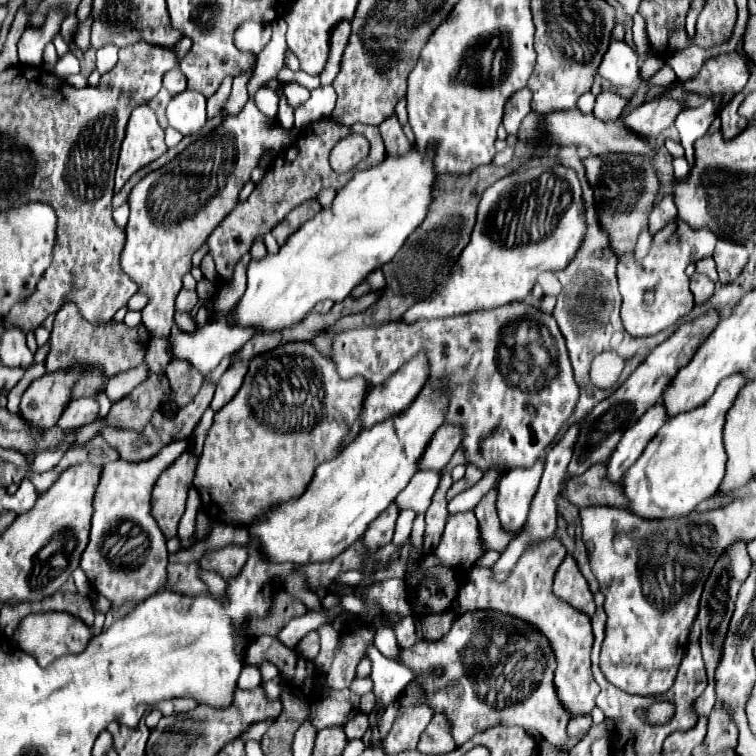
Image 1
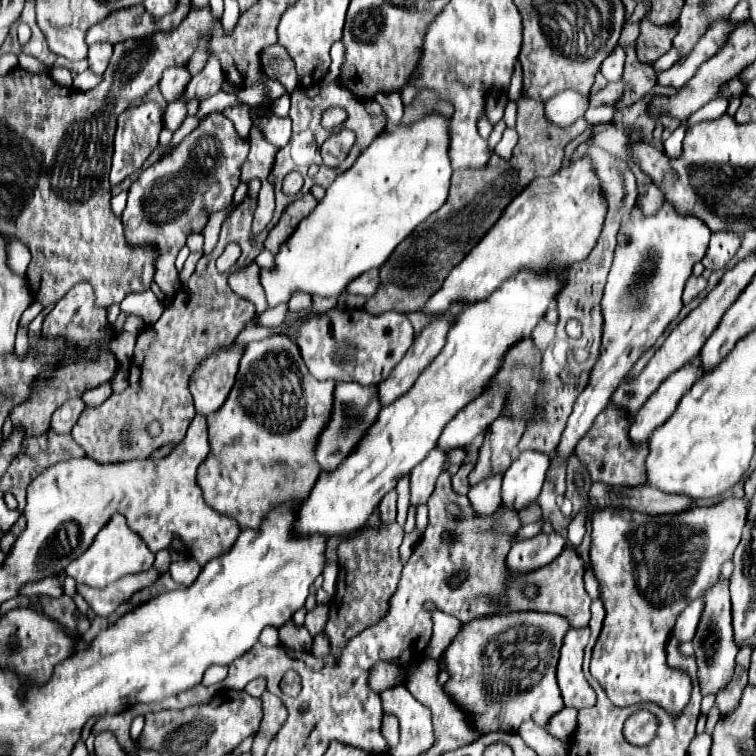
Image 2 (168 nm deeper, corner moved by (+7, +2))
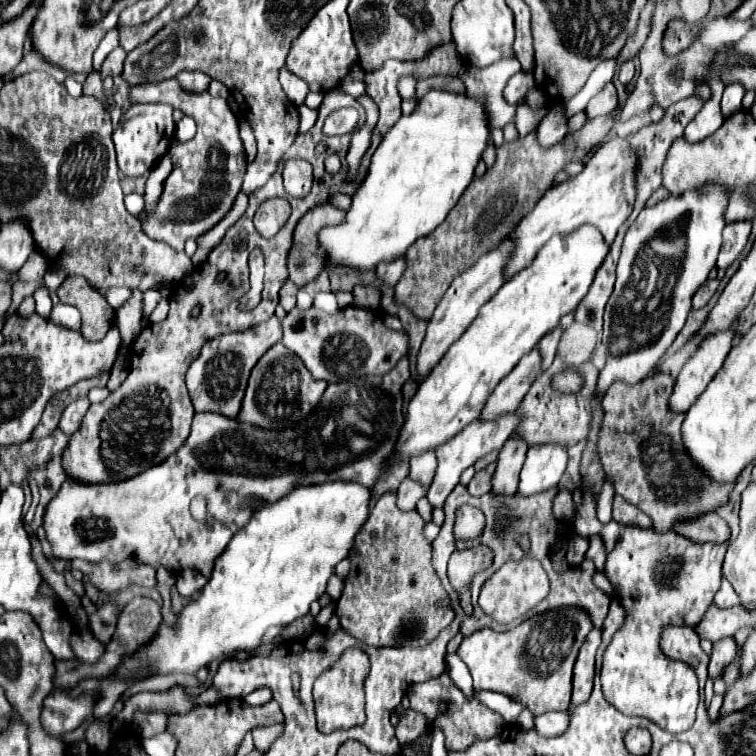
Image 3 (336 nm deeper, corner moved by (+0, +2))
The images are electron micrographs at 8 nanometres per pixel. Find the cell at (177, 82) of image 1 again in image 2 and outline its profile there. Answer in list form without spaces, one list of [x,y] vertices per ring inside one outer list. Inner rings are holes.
[[[170,67],[164,71],[158,87],[160,87],[164,99],[172,101],[184,91],[188,81],[190,81],[190,73],[186,71],[186,67]]]

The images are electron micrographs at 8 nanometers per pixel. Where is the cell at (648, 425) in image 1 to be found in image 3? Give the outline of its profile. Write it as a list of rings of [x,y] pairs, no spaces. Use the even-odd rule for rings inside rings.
[[[733,329],[717,331],[703,339],[697,355],[689,363],[685,363],[685,367],[677,375],[673,395],[669,397],[669,407],[673,411],[685,413],[695,403],[695,399],[707,389],[711,379],[721,369],[725,357],[729,355],[733,339],[735,339]]]

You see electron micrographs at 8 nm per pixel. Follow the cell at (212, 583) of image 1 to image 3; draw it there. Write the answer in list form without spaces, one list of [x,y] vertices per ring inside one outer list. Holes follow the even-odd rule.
[[[185,569],[183,573],[177,575],[175,587],[177,587],[177,591],[179,591],[183,597],[193,597],[193,595],[197,595],[197,593],[201,591],[201,587],[203,587],[205,583],[207,583],[207,579],[205,579],[201,573],[197,573],[197,571],[193,571],[193,569]]]

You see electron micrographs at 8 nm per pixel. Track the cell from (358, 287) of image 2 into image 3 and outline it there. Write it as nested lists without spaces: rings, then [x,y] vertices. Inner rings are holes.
[[[399,257],[399,261],[387,261],[387,265],[377,265],[377,275],[381,281],[395,285],[405,271],[405,257]]]

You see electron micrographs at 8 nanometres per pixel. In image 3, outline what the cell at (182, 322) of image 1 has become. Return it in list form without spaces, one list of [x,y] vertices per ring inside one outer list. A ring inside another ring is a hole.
[[[149,289],[143,293],[143,317],[148,321],[149,315],[157,306],[161,299],[161,294],[158,290]]]

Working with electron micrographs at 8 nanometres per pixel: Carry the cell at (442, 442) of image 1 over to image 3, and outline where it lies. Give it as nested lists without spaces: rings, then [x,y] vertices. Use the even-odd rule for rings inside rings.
[[[537,347],[535,351],[527,353],[527,357],[523,357],[523,361],[519,361],[519,365],[515,365],[515,369],[509,375],[501,379],[501,383],[491,393],[481,417],[493,419],[517,409],[539,373],[541,373],[541,353]]]

